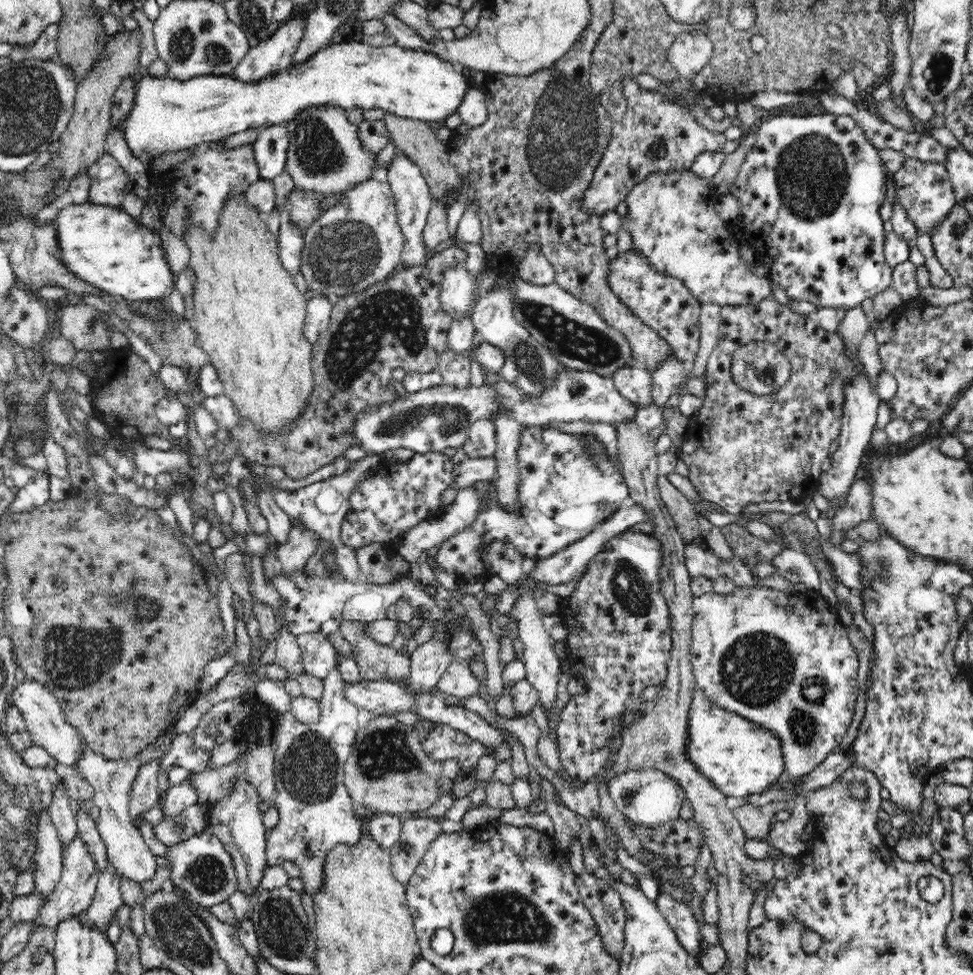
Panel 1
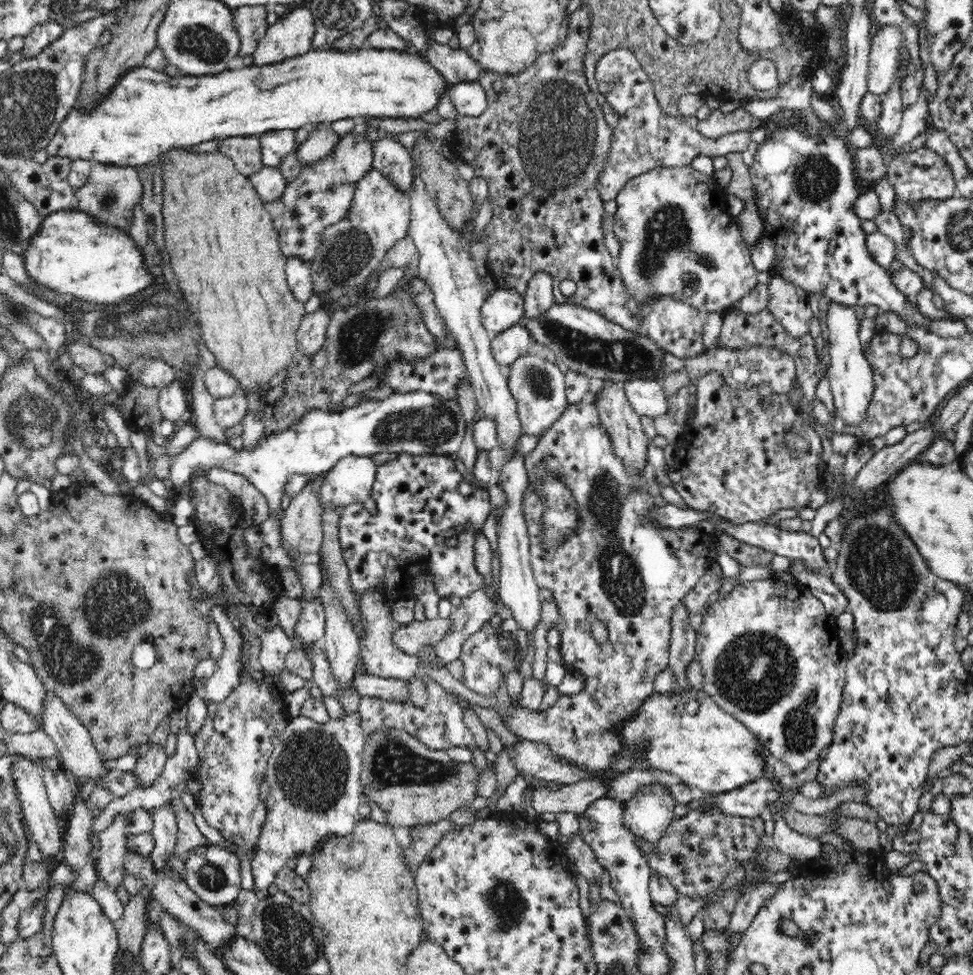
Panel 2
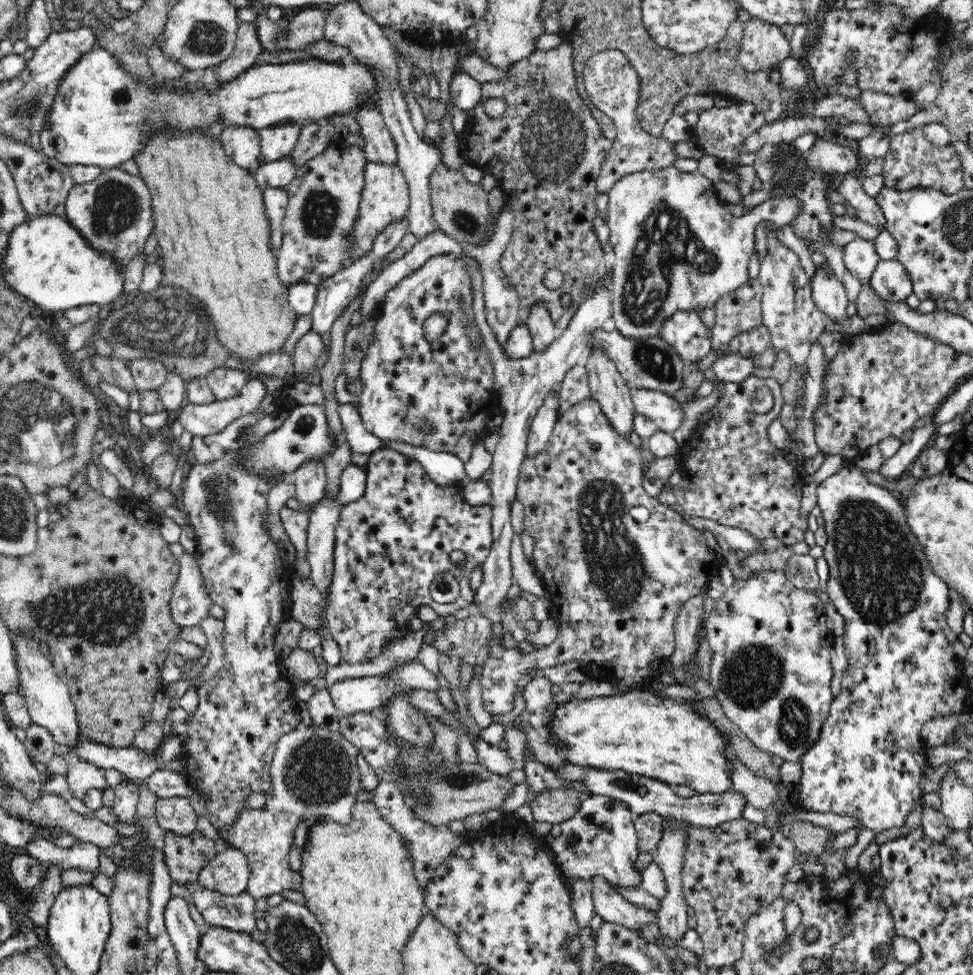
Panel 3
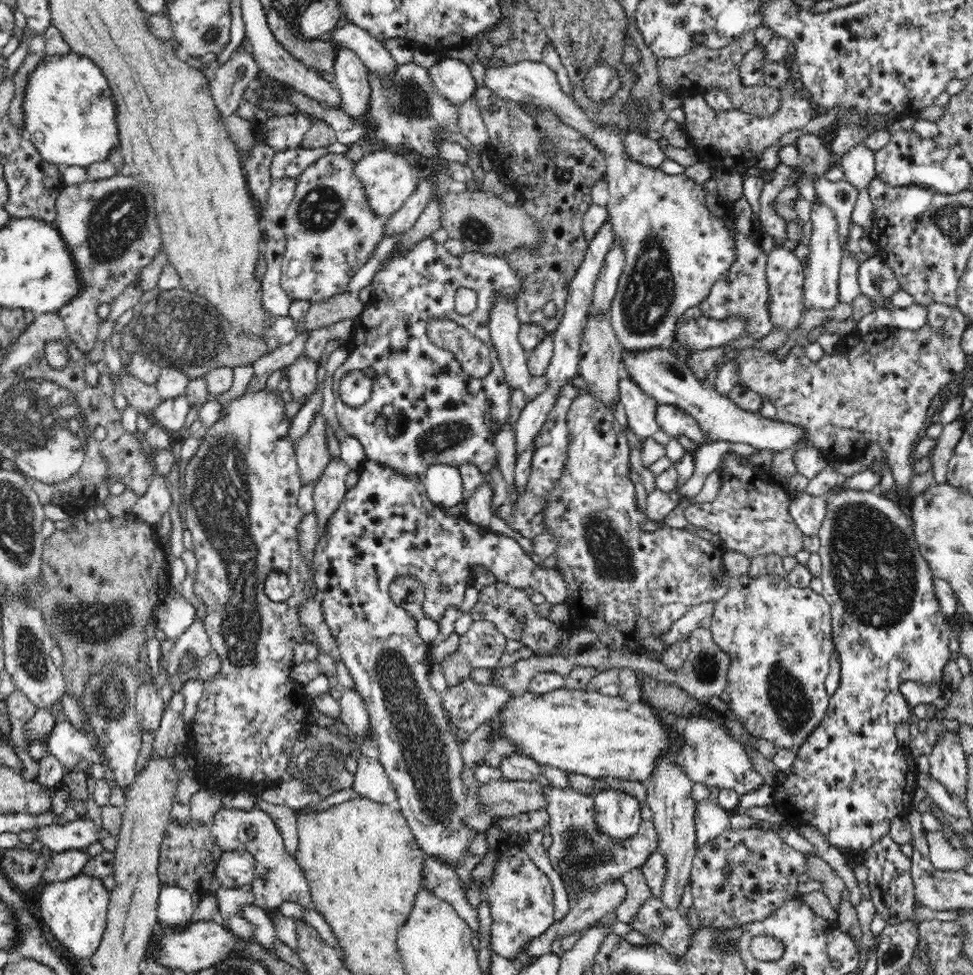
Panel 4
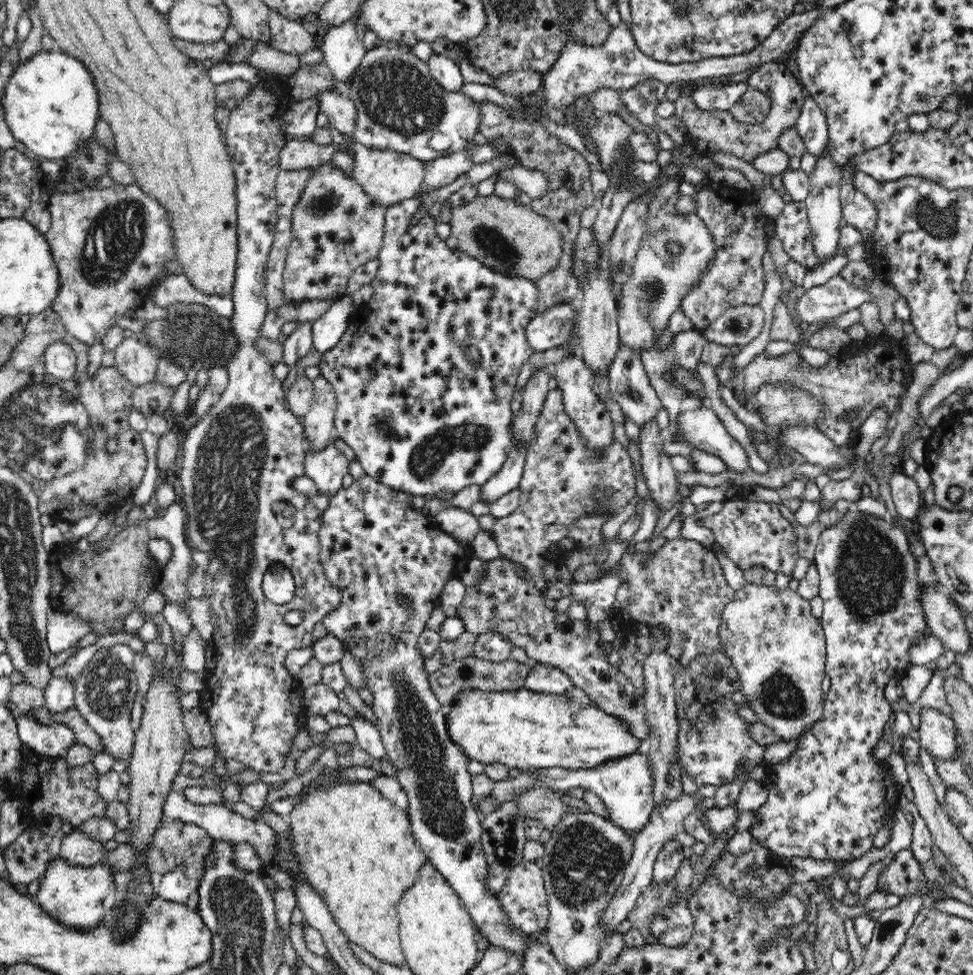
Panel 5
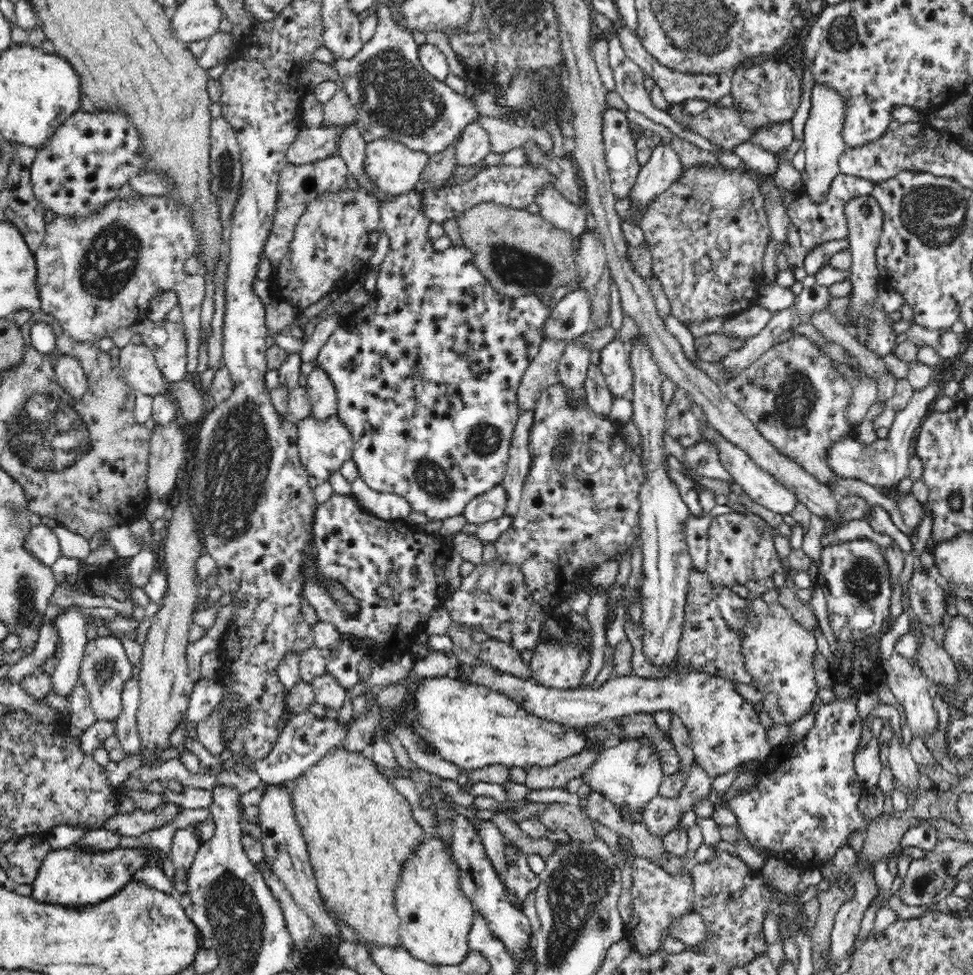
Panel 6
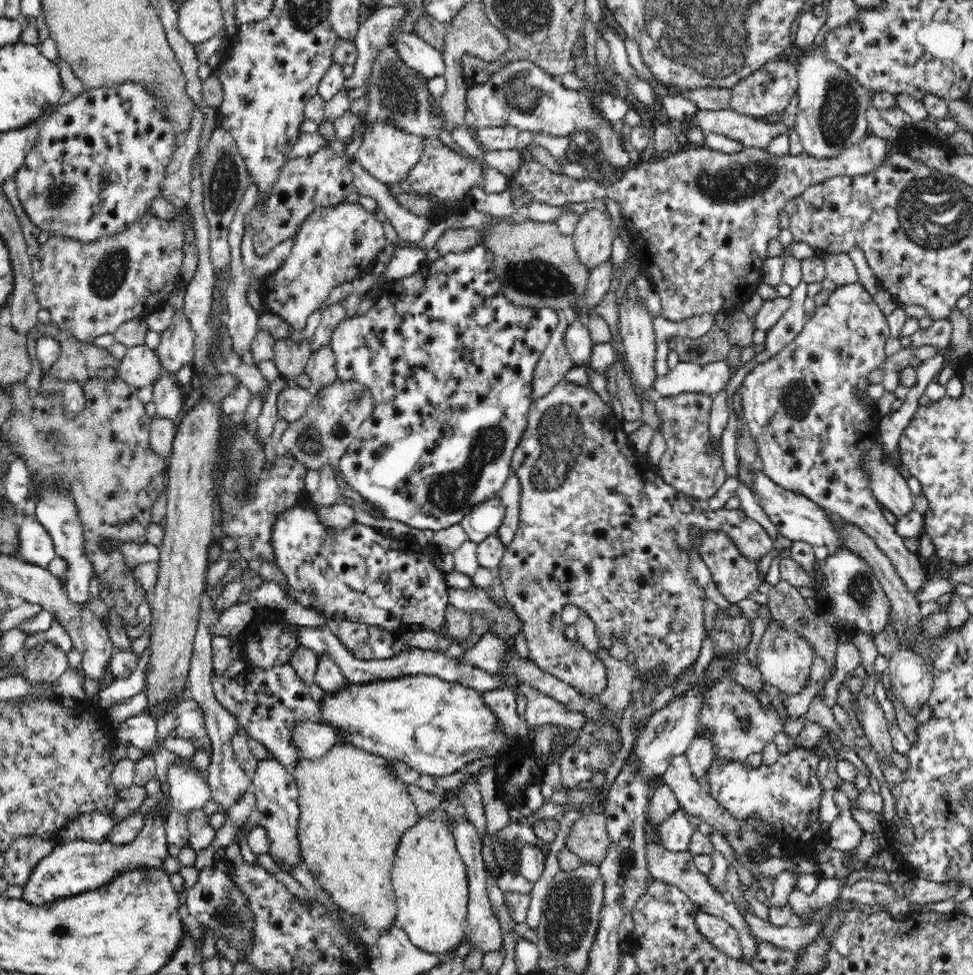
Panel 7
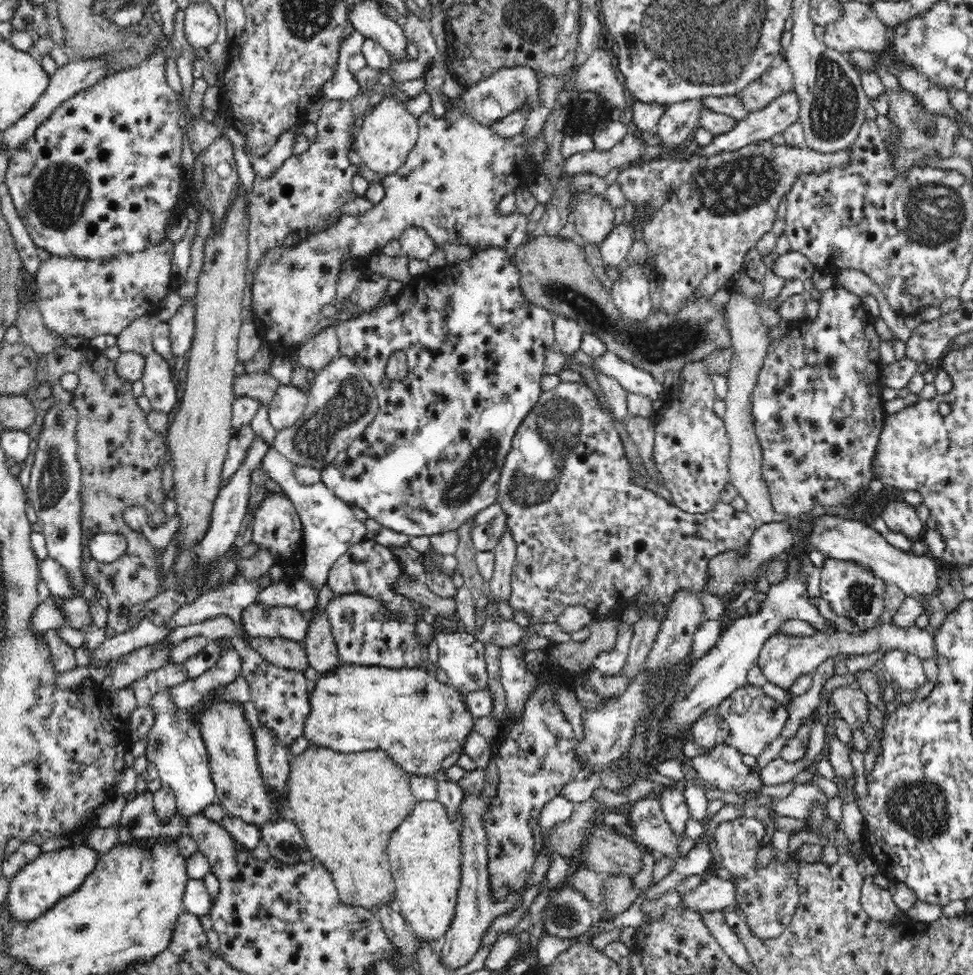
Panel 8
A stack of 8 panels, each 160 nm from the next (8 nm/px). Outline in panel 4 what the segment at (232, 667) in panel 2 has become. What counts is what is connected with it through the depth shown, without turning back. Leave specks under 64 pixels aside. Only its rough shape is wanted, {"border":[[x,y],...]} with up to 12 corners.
{"border":[[180,590],[154,614],[156,629],[172,641],[194,624],[196,609]]}

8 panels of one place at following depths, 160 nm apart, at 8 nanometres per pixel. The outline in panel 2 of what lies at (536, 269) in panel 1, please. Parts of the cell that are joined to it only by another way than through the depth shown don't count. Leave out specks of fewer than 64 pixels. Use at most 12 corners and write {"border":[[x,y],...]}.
{"border":[[532,274],[523,296],[524,317],[538,318],[552,306],[553,278]]}

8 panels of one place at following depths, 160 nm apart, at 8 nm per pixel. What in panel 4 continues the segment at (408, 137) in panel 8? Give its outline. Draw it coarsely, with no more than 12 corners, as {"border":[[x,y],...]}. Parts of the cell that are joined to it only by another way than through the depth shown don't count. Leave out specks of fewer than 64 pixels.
{"border":[[382,149],[355,166],[375,215],[415,192],[418,166]]}

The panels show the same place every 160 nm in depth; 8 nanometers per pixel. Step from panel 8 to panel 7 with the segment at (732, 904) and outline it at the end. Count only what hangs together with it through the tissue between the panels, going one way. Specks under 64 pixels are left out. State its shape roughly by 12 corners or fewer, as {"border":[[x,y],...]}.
{"border":[[740,913],[756,938],[790,951],[806,948],[823,929],[778,927]]}

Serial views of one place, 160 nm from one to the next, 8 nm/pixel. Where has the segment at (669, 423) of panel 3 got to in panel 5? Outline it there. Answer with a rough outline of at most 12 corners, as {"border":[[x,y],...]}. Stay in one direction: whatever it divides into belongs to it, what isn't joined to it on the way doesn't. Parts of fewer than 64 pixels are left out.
{"border":[[710,406],[677,416],[684,442],[750,470],[744,448]]}

